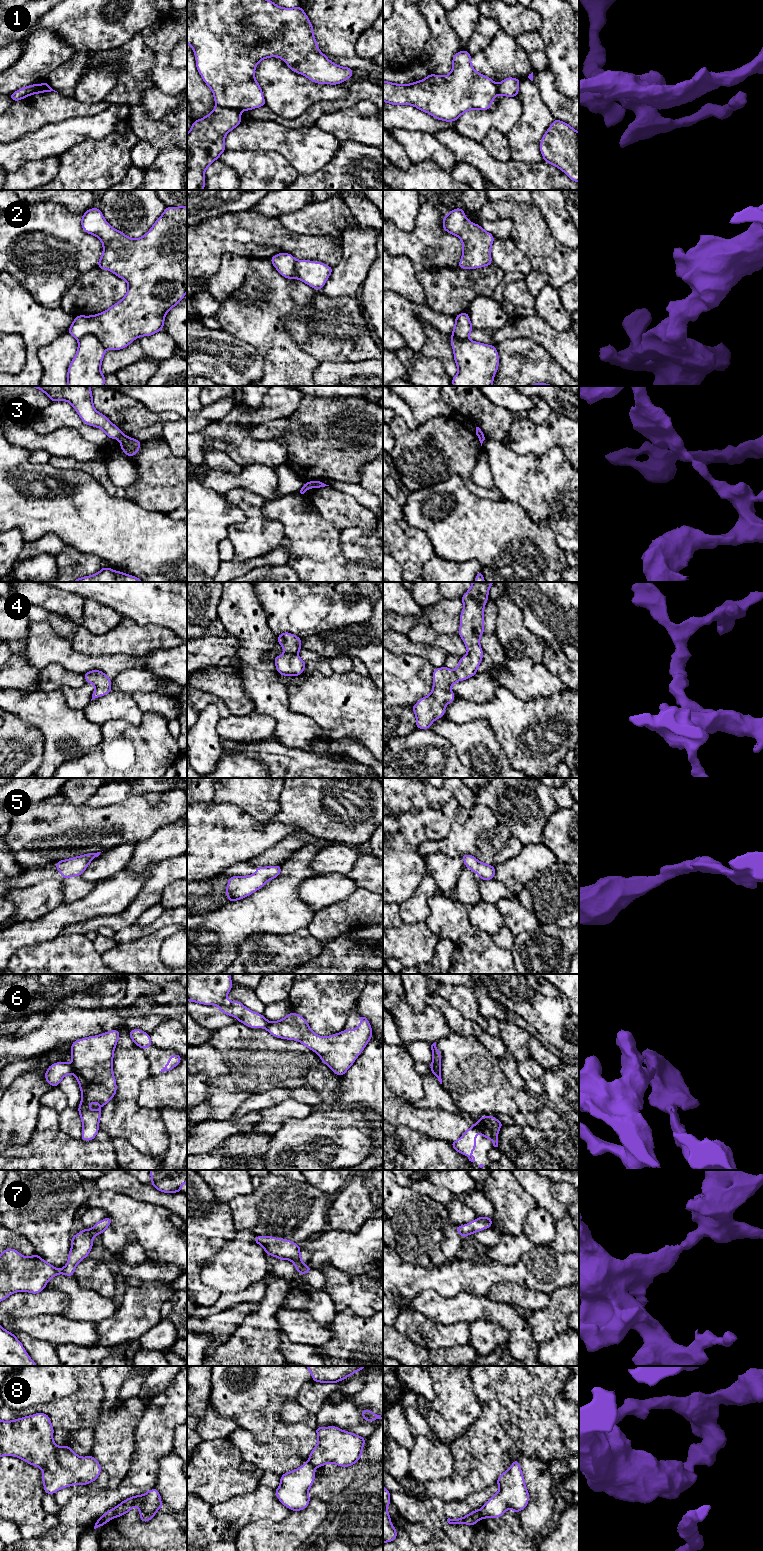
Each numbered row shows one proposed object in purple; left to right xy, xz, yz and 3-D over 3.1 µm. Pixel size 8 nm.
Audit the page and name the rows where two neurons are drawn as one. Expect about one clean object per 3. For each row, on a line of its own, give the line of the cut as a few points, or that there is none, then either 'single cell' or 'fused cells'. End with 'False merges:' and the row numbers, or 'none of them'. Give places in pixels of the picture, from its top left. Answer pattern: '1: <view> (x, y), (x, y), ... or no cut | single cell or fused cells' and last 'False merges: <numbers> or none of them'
1: xz (216, 105), (234, 108), (239, 111) | fused cells
2: xy (78, 338), (92, 334), (106, 348) | fused cells
3: xy (123, 434), (118, 438) | fused cells
4: no cut | single cell
5: no cut | single cell
6: xy (69, 1064), (72, 1072) | fused cells
7: no cut | single cell
8: yz (479, 1509), (481, 1518) | fused cells
False merges: 1, 2, 3, 6, 8

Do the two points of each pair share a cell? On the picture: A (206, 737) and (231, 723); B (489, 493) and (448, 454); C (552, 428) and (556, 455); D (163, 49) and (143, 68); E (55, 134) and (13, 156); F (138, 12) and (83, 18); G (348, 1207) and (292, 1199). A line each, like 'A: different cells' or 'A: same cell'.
A: different cells
B: same cell
C: different cells
D: different cells
E: same cell
F: same cell
G: different cells

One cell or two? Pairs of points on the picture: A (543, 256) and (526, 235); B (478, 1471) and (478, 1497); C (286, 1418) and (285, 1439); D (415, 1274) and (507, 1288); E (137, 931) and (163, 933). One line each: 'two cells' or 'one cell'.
A: one cell
B: two cells
C: two cells
D: two cells
E: two cells

